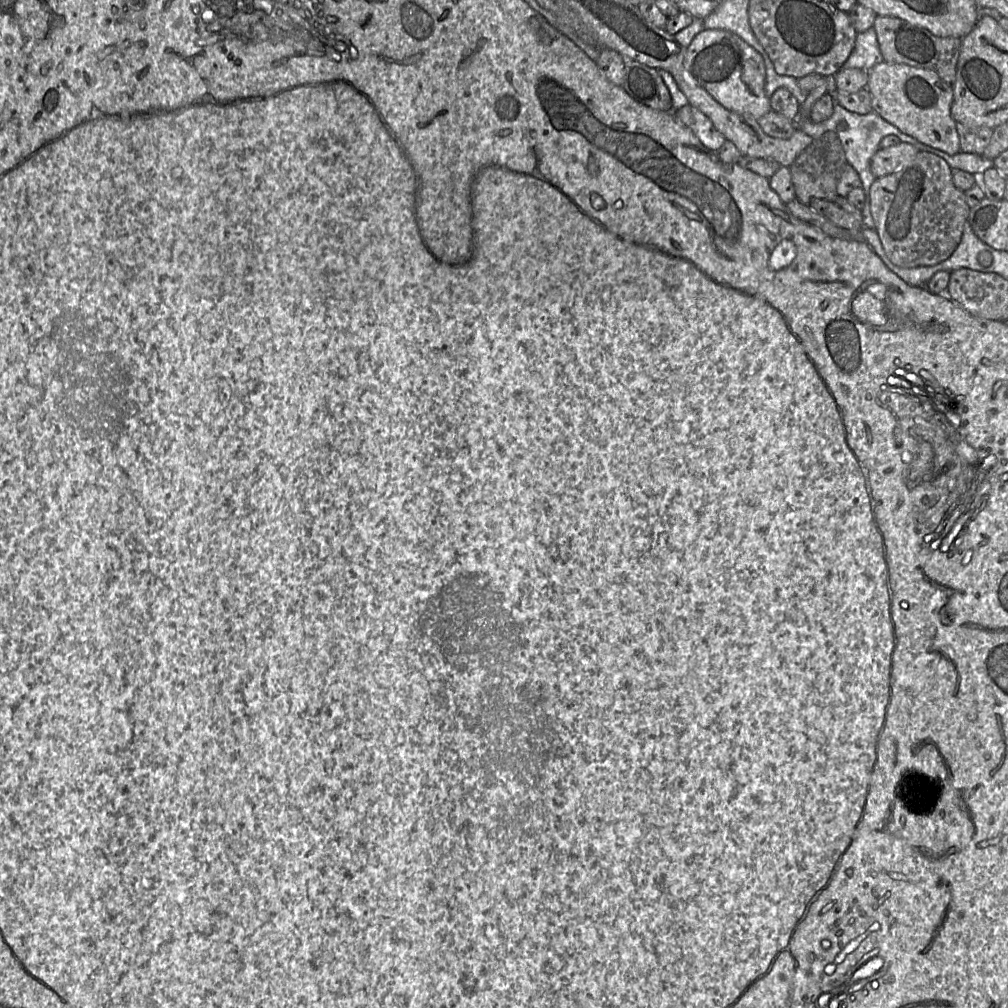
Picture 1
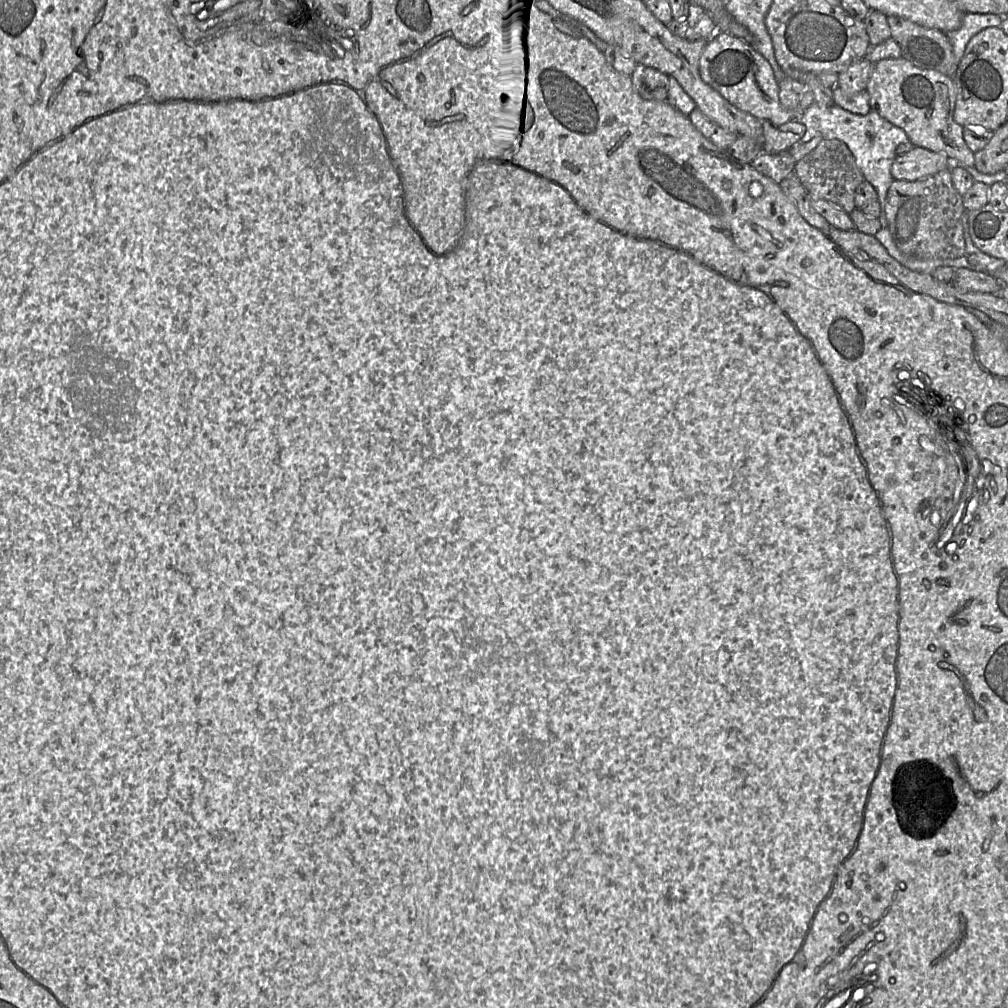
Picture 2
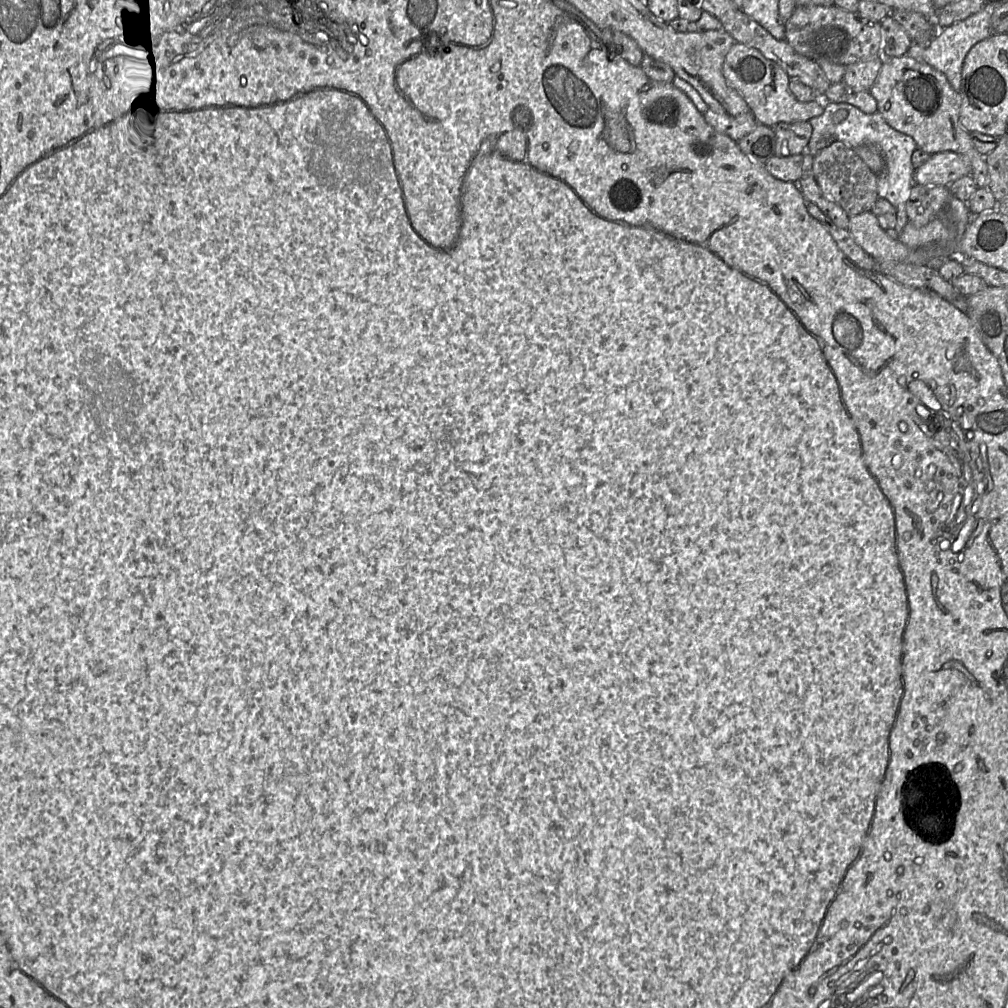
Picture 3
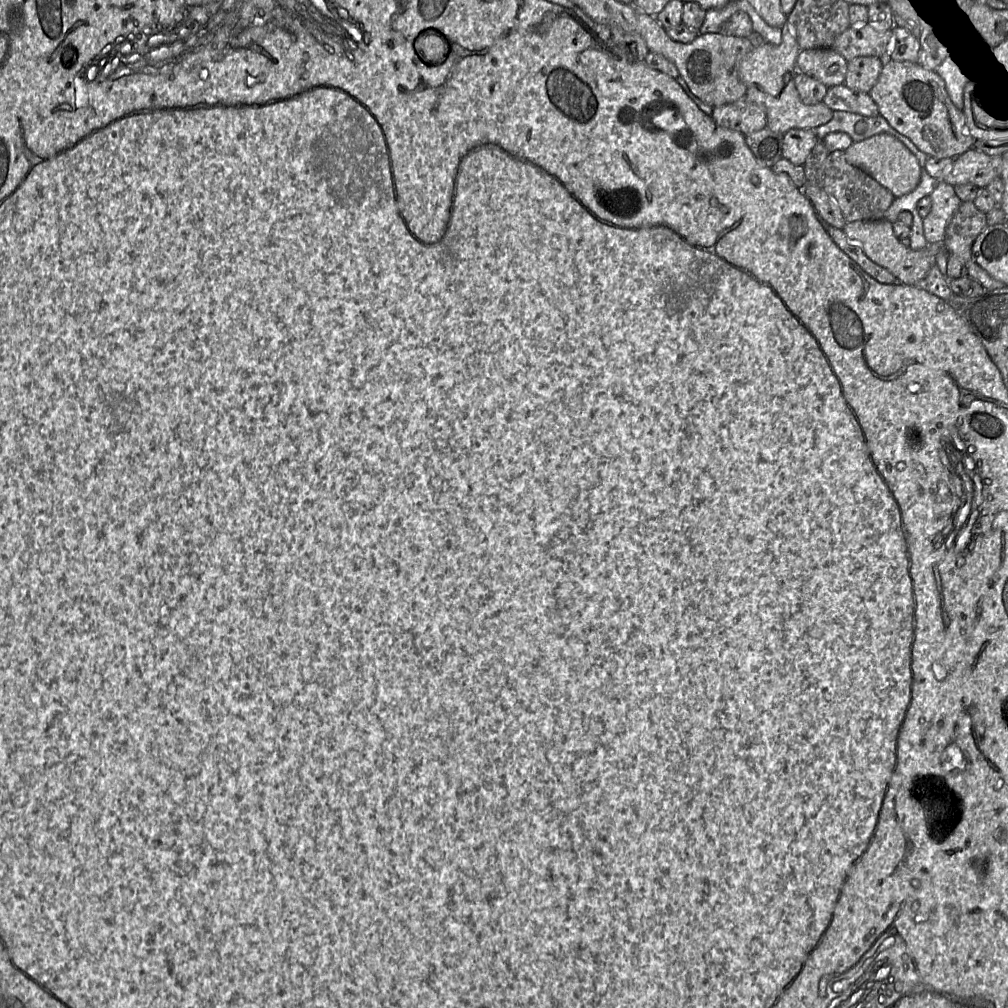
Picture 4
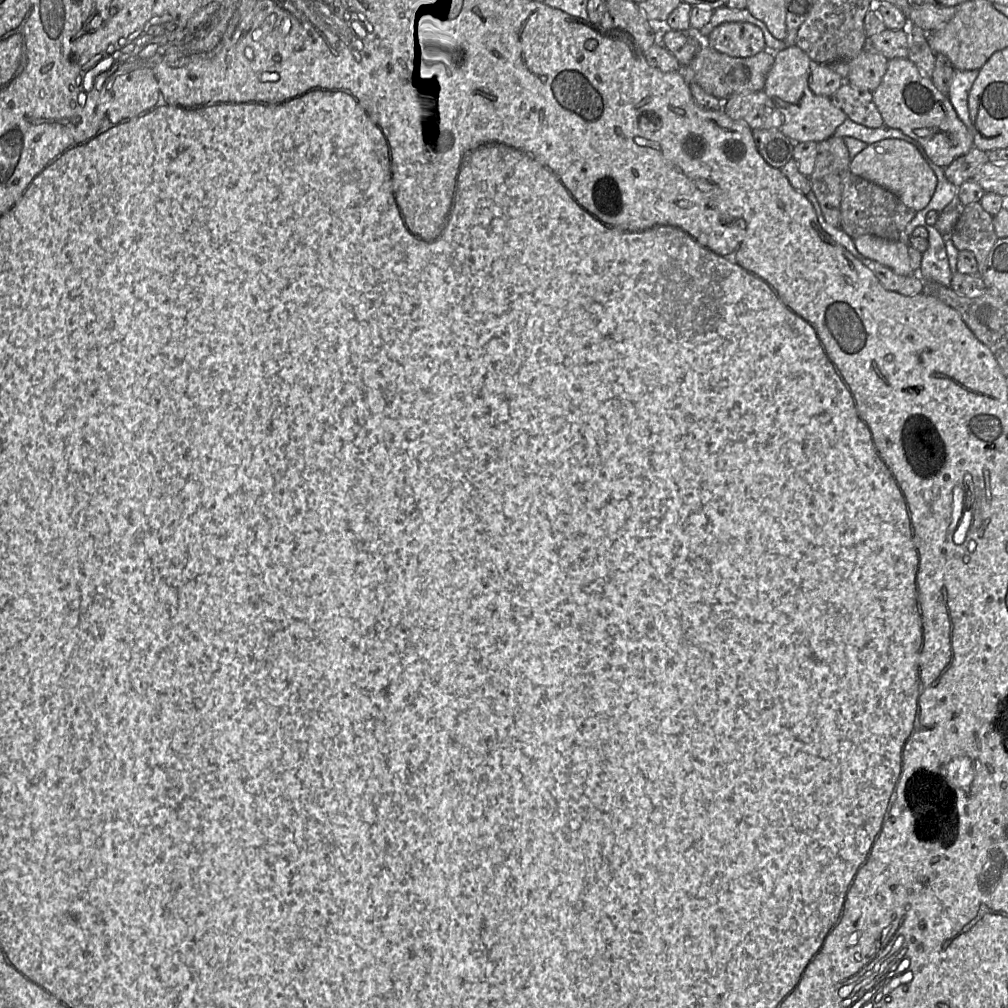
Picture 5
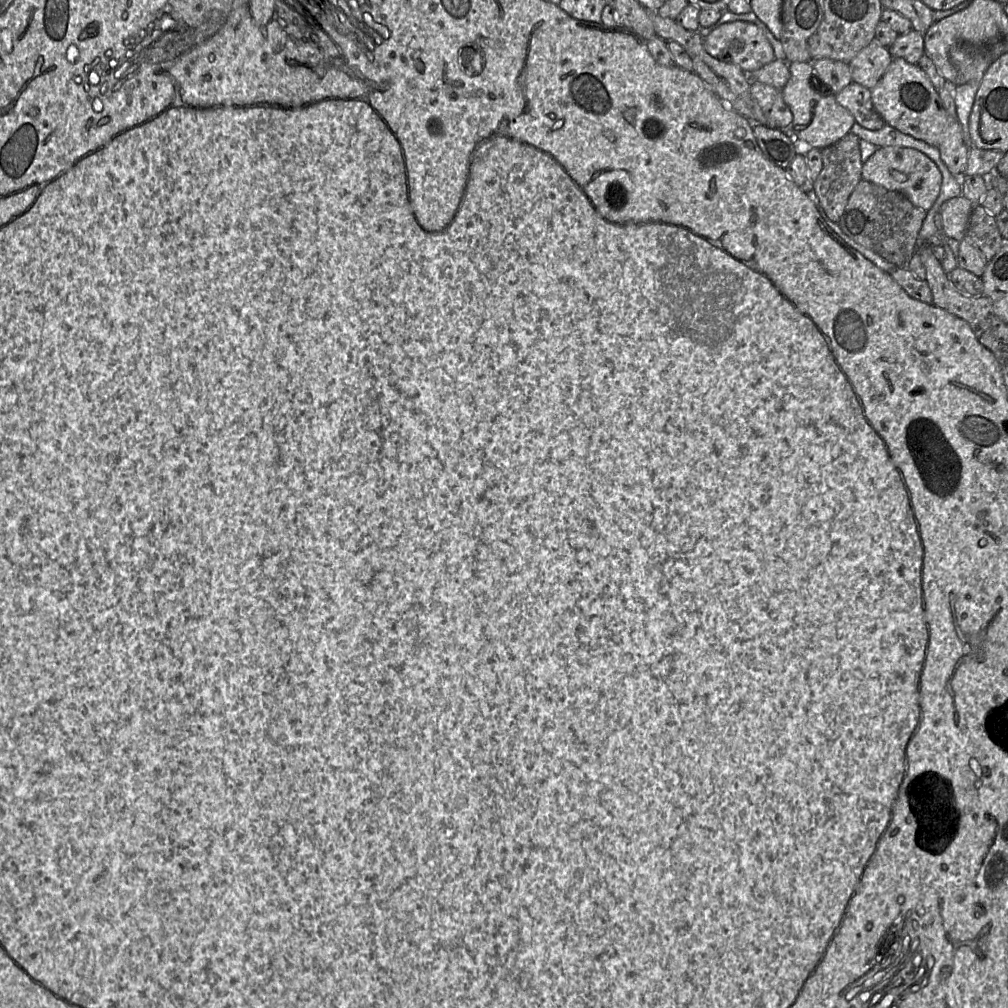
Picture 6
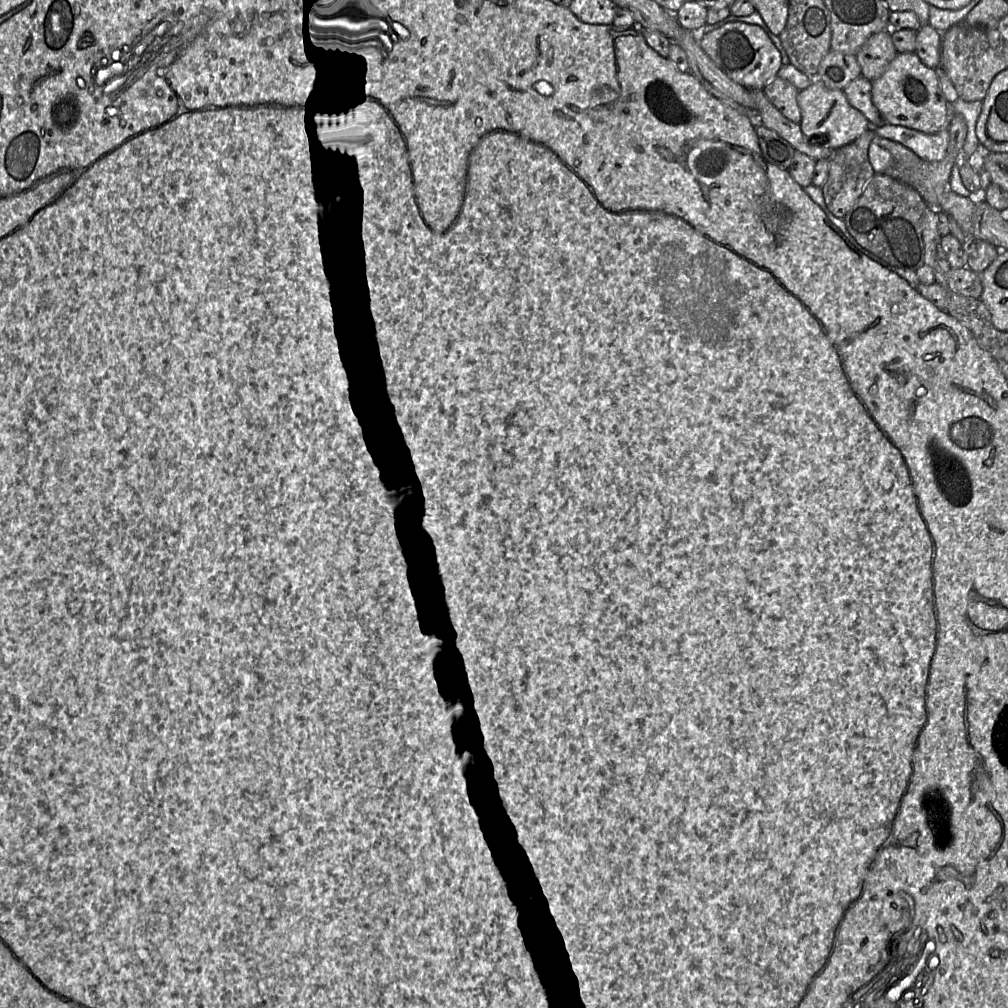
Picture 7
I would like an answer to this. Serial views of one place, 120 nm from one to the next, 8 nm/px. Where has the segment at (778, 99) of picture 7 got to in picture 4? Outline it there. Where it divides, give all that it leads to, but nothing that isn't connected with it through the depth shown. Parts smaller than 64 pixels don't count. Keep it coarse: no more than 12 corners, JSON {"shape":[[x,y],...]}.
{"shape":[[746,98],[713,107],[718,125],[744,135],[767,126]]}

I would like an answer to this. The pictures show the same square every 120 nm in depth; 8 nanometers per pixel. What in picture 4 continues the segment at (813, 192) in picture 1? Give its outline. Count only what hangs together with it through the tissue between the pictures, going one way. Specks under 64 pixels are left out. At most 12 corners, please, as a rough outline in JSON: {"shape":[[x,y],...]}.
{"shape":[[830,152],[824,188],[846,223],[884,219],[895,199],[869,174]]}

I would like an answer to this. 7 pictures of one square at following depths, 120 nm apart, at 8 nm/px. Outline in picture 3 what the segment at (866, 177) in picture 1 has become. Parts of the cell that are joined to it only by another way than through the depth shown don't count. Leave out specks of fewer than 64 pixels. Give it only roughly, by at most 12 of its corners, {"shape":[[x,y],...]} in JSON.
{"shape":[[826,101],[804,153],[826,138],[876,147],[885,161],[879,197],[896,209],[897,233],[909,222],[915,140],[880,114]]}

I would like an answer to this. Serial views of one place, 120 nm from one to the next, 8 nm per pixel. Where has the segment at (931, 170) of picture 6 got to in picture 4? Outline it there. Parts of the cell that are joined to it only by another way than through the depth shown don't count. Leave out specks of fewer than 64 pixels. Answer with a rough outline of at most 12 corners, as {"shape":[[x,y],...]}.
{"shape":[[890,134],[854,142],[848,163],[895,198],[921,179],[916,156]]}

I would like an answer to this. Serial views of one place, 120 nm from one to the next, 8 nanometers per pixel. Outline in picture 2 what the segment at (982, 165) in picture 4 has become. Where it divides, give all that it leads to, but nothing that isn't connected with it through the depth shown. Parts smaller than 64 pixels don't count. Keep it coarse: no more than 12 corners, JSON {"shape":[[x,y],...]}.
{"shape":[[915,146],[897,155],[895,180],[915,181],[951,166],[946,155]]}

